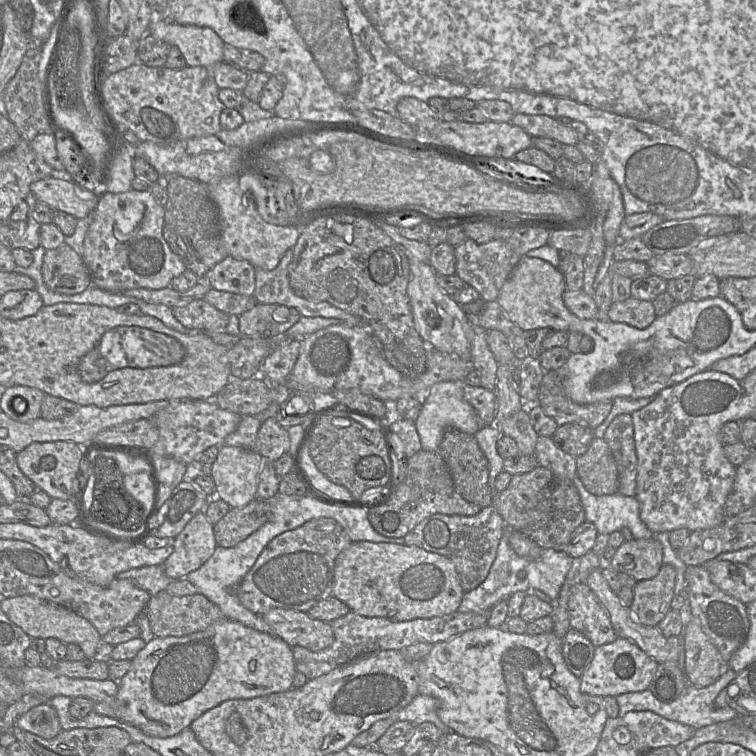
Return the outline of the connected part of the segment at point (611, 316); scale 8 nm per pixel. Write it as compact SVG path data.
M633 297L625 301L613 302L608 311L608 320L628 324L637 329L645 329L657 318L651 301Z

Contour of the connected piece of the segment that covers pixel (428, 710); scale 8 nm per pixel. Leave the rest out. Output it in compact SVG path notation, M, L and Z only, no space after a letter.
M418 694L408 706L397 713L397 720L408 721L416 726L430 722L443 733L453 732L439 719L437 715L438 707L439 701L436 698Z

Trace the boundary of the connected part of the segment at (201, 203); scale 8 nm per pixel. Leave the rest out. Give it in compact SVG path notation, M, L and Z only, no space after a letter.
M170 175L163 181L168 193L163 237L184 262L186 269L204 278L210 269L228 256L220 234L218 212L209 197L207 184L179 175Z

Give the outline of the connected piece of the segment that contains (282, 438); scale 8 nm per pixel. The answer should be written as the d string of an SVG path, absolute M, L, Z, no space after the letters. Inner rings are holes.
M276 417L262 422L256 440L255 451L265 460L276 461L289 453L290 438L287 429L282 427Z

